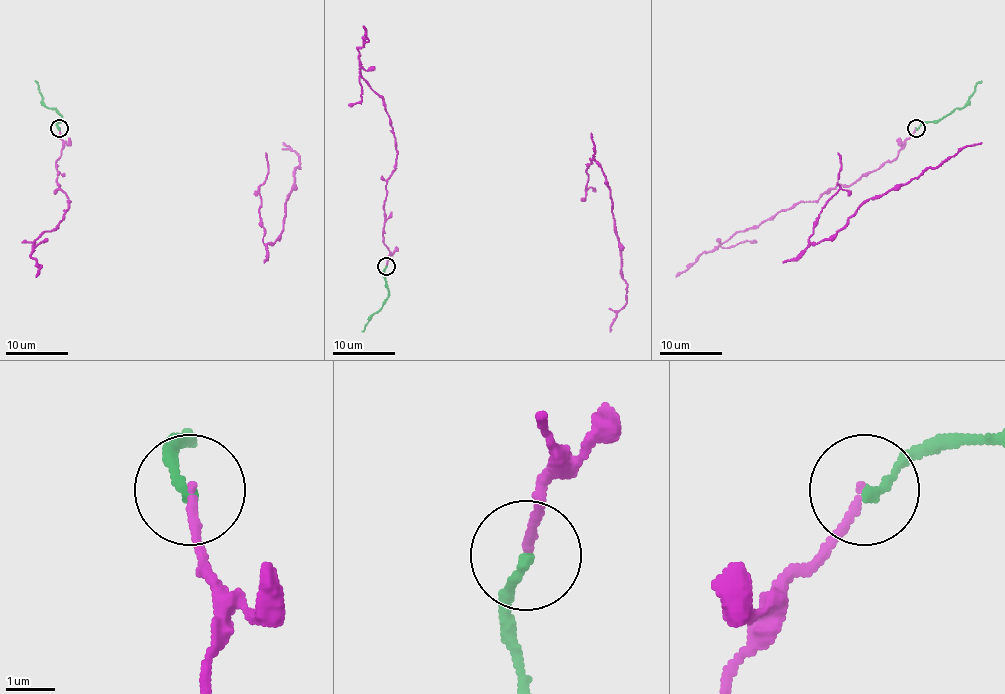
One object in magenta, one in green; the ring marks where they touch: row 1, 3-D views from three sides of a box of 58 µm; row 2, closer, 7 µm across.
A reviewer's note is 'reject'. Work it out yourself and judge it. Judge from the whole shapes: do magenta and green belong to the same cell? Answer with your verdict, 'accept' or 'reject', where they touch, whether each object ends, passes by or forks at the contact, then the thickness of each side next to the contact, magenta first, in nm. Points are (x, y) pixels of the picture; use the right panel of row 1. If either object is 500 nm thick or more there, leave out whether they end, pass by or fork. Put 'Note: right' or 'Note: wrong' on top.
Note: wrong
accept; place (916, 128); magenta ends; green ends; calibres 140 and 200 nm

